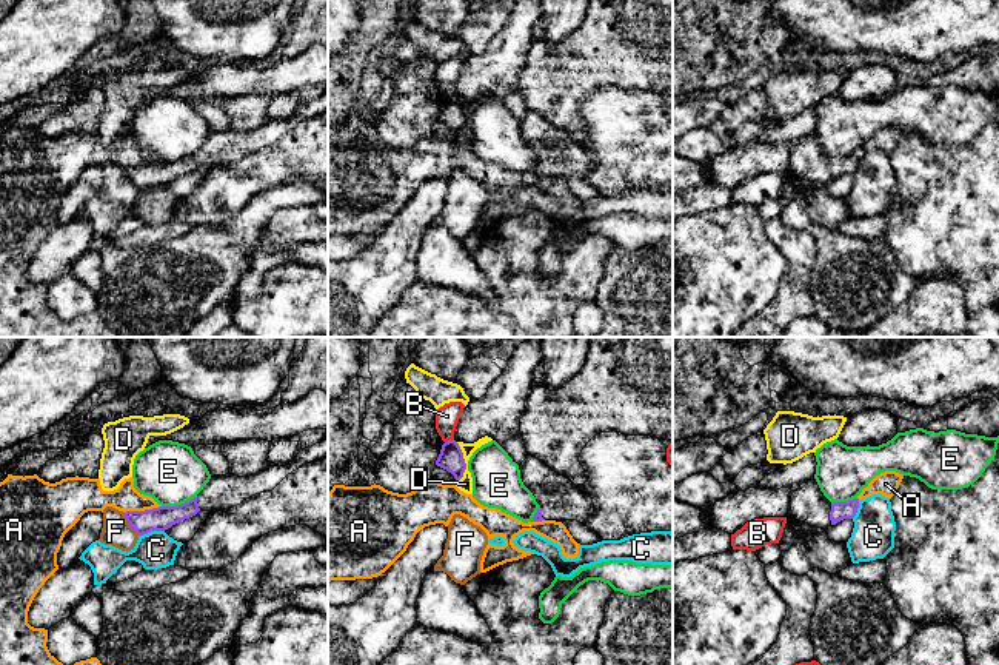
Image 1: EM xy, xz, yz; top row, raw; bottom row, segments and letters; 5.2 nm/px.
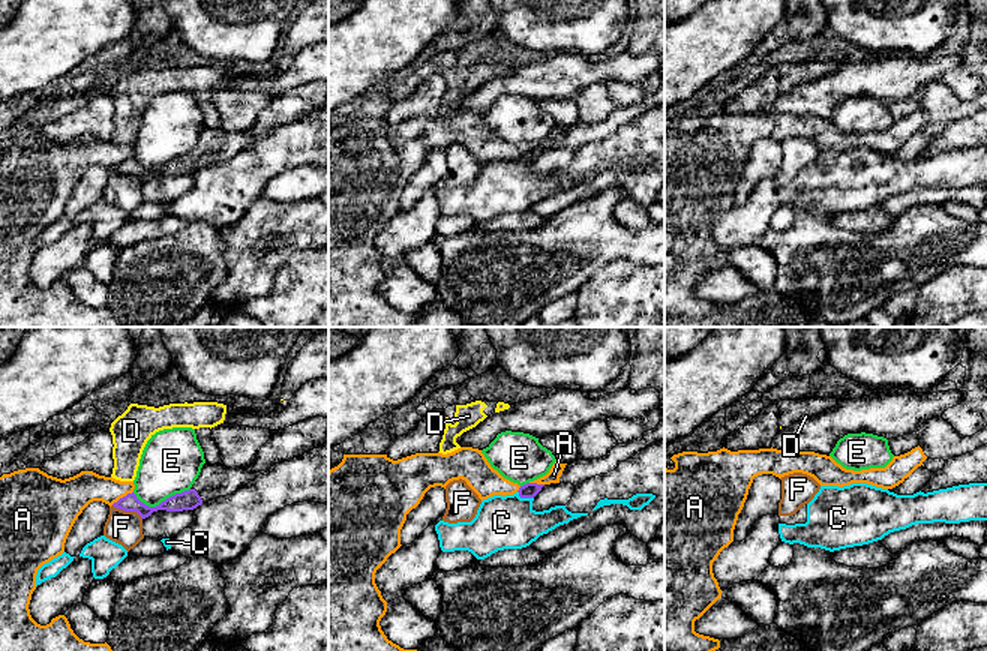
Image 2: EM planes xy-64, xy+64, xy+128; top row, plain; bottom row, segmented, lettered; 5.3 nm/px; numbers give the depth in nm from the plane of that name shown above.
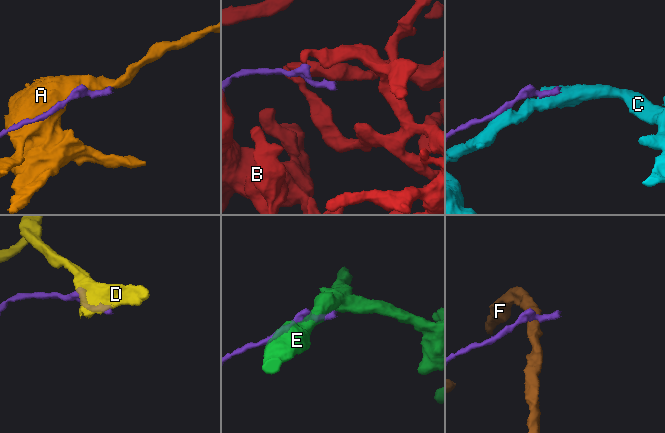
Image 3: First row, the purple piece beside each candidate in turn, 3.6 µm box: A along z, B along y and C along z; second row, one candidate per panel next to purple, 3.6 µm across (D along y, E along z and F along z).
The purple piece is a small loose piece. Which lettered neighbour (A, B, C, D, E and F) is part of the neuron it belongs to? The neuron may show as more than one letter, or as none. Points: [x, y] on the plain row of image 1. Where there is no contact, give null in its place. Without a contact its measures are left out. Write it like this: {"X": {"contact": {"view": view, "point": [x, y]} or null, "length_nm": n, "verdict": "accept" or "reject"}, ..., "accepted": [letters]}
{"A": {"contact": {"view": "xy", "point": [142, 167]}, "length_nm": 200, "verdict": "reject"}, "B": {"contact": {"view": "xz", "point": [448, 96]}, "length_nm": 50, "verdict": "reject"}, "C": {"contact": {"view": "xy", "point": [151, 185]}, "length_nm": 140, "verdict": "reject"}, "D": {"contact": {"view": "xz", "point": [464, 117]}, "length_nm": 220, "verdict": "reject"}, "E": {"contact": {"view": "xy", "point": [179, 160]}, "length_nm": 190, "verdict": "reject"}, "F": {"contact": {"view": "xy", "point": [128, 177]}, "length_nm": 150, "verdict": "reject"}, "accepted": []}

